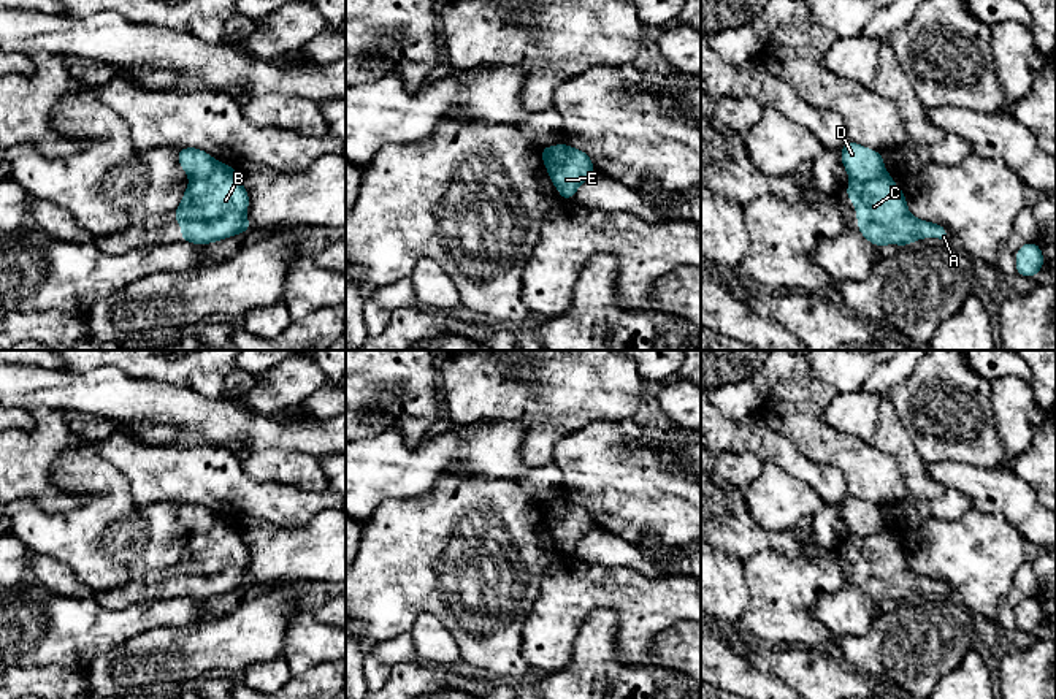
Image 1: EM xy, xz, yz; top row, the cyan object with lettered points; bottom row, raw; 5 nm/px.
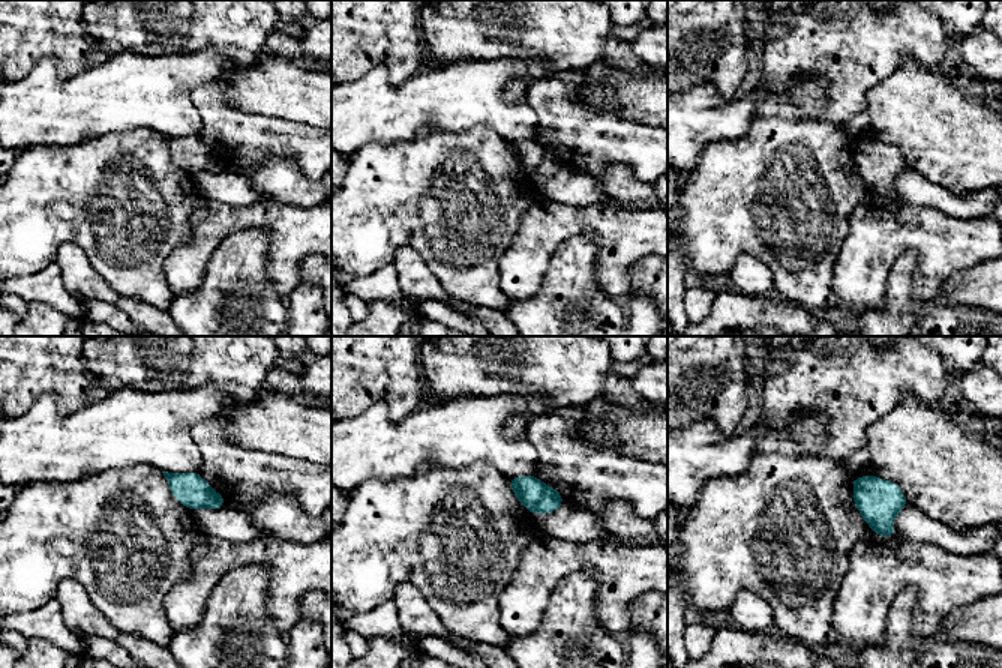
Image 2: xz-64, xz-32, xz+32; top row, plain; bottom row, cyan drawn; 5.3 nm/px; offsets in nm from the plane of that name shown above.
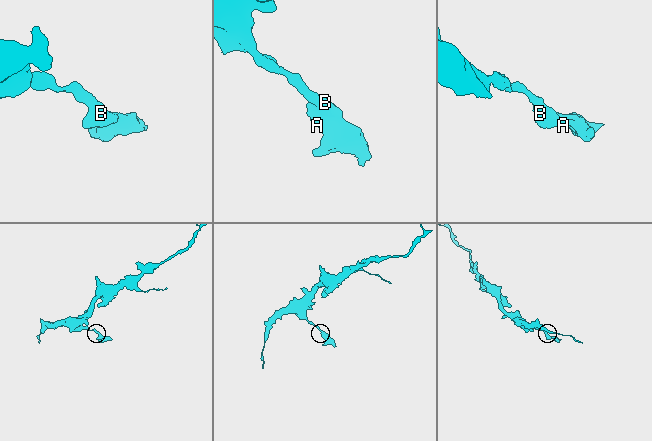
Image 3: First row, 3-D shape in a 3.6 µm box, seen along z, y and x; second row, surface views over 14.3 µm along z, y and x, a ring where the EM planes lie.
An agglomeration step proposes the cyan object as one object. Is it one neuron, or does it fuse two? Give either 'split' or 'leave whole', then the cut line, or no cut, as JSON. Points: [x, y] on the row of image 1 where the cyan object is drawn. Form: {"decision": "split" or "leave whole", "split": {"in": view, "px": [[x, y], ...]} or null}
{"decision": "split", "split": {"in": "yz", "px": [[885, 171], [863, 181], [852, 181]]}}

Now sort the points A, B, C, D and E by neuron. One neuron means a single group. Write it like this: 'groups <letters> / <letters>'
groups A B C E / D

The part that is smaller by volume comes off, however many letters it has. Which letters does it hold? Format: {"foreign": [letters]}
{"foreign": ["A", "B", "C", "E"]}

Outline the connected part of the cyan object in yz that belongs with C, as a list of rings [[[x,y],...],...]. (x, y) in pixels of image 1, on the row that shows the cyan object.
[[[886,171],[864,182],[851,181],[845,193],[856,206],[858,230],[875,247],[883,244],[909,247],[913,239],[928,236],[948,241],[945,227],[909,214],[904,192]]]

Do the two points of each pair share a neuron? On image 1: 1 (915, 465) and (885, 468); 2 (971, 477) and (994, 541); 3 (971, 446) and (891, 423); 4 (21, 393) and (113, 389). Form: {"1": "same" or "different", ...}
{"1": "different", "2": "different", "3": "different", "4": "same"}

